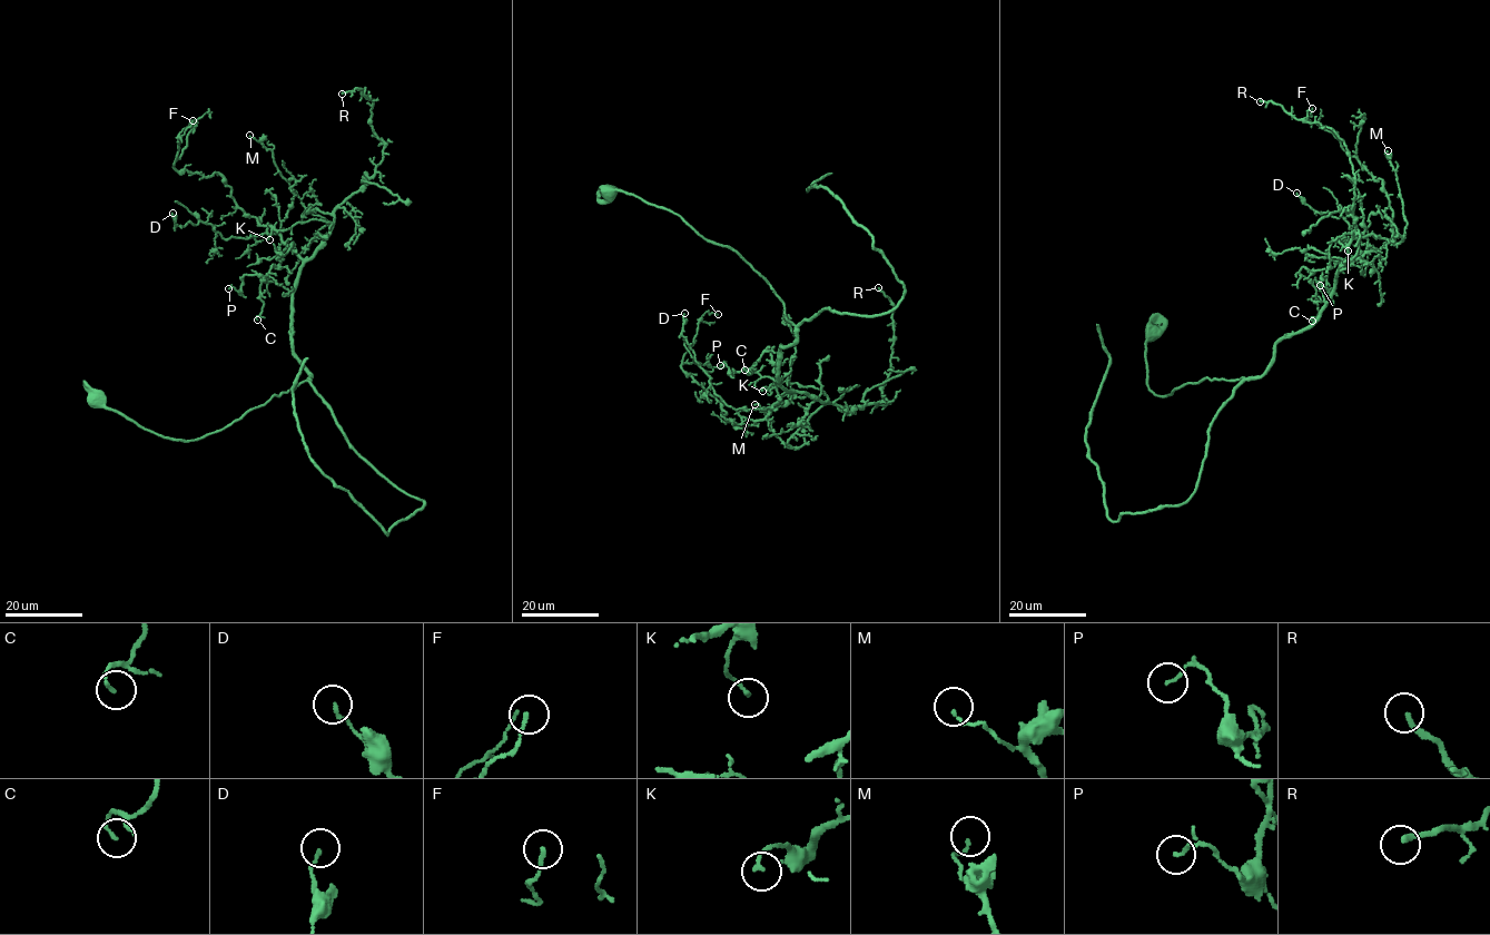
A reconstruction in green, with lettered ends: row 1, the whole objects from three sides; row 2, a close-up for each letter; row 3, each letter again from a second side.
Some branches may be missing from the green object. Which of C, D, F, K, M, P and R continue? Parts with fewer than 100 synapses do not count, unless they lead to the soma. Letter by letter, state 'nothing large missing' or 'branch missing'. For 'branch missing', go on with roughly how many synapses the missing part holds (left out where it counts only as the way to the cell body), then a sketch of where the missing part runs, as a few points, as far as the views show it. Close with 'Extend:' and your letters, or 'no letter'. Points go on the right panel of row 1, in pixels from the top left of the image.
C: nothing large missing
D: nothing large missing
F: nothing large missing
K: nothing large missing
M: nothing large missing
P: nothing large missing
R: nothing large missing
Extend: no letter

